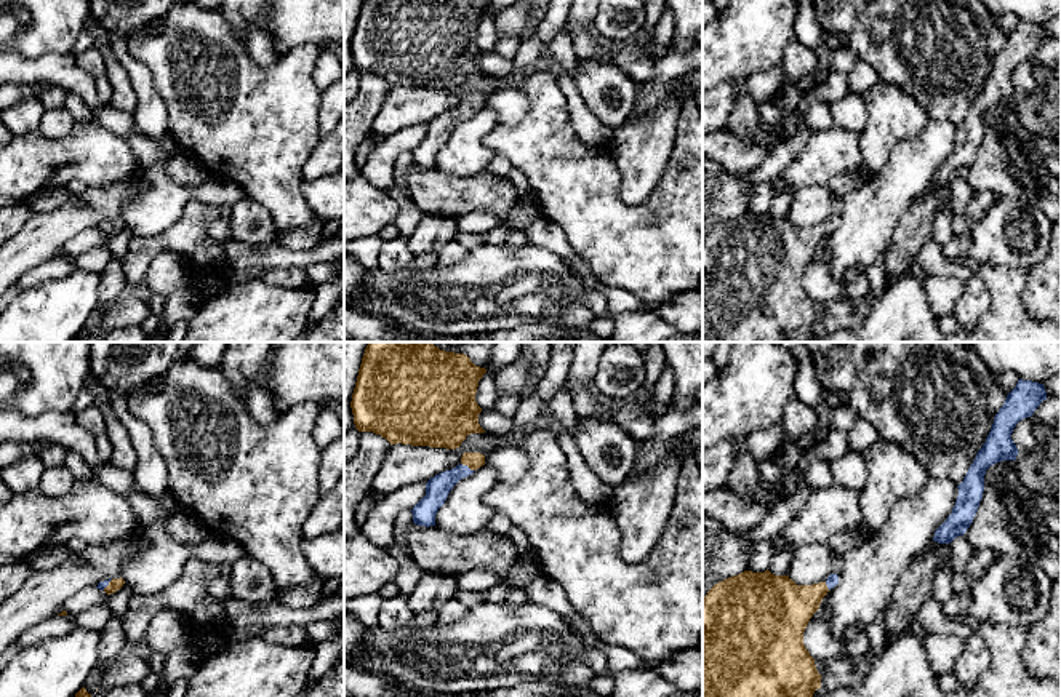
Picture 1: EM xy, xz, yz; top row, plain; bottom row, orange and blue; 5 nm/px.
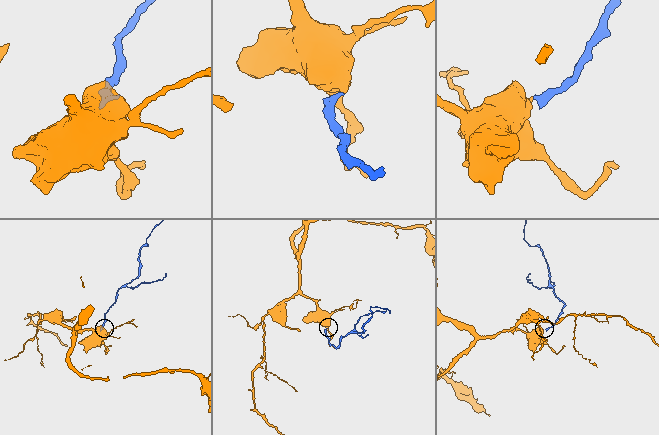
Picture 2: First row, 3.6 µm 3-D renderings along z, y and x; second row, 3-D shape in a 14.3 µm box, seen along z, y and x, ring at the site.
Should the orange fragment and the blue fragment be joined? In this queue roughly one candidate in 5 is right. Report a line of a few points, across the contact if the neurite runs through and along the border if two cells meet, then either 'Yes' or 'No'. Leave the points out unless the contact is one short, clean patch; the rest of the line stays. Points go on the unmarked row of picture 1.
Line: xz (474, 103), (468, 107), (437, 130). Yes

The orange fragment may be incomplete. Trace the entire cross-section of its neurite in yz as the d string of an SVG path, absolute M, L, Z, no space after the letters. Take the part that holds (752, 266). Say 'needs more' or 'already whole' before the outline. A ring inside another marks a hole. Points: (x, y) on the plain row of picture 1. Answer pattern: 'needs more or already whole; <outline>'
needs more; M744 213L715 225L703 240L703 342L813 342L821 329L815 301L803 286L803 273L823 240L839 225L831 216L826 224L797 227L789 217Z

